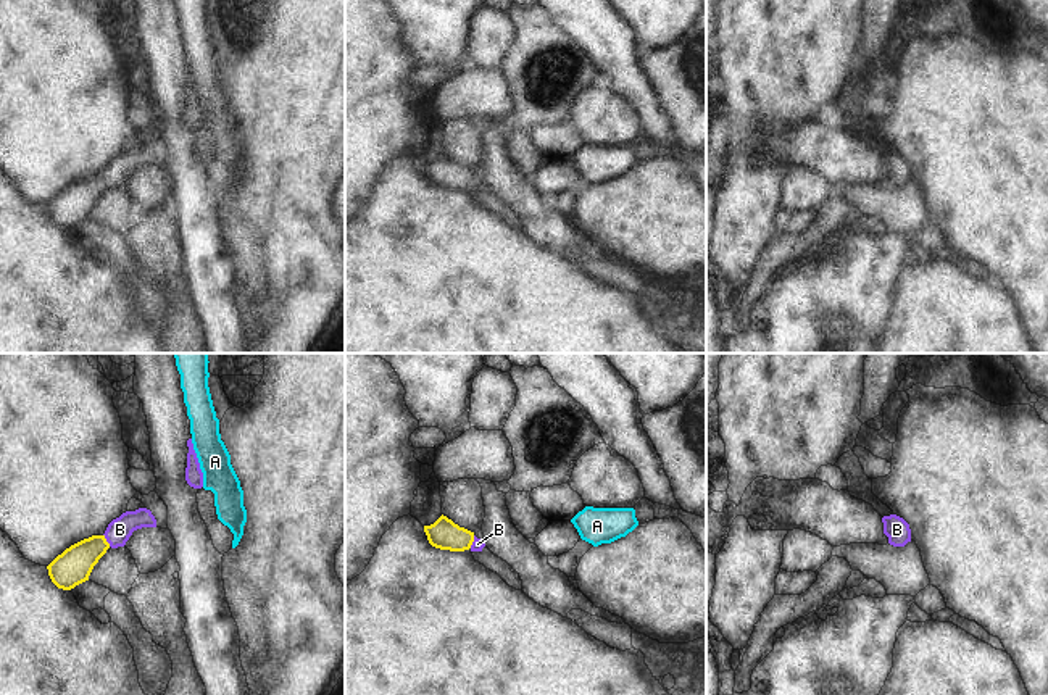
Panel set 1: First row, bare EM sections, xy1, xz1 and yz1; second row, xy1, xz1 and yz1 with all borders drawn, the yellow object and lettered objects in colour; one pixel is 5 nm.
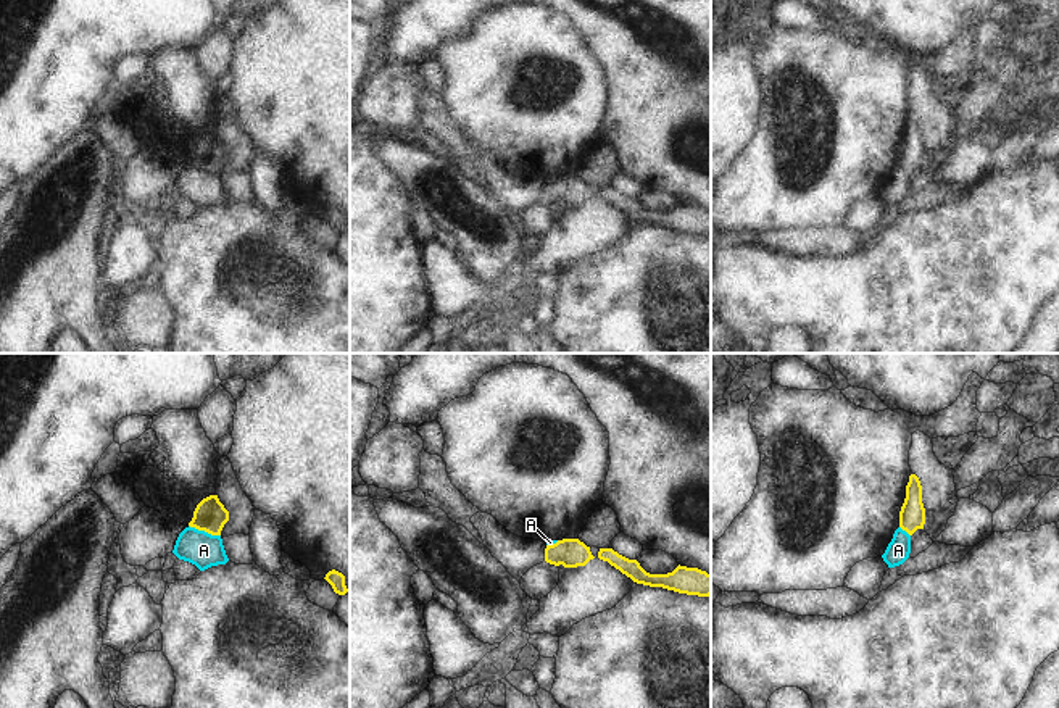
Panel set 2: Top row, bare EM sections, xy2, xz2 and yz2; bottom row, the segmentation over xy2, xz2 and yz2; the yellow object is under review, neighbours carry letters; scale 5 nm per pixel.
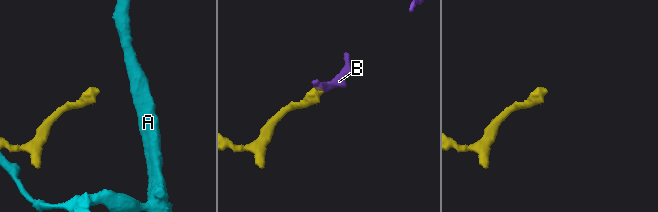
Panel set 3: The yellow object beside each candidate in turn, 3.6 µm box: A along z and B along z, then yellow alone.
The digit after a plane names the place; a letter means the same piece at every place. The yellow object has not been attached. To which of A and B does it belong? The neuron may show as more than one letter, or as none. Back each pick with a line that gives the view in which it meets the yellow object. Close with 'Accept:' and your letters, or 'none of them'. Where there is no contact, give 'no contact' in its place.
B: contact in xy1
Accept: B

